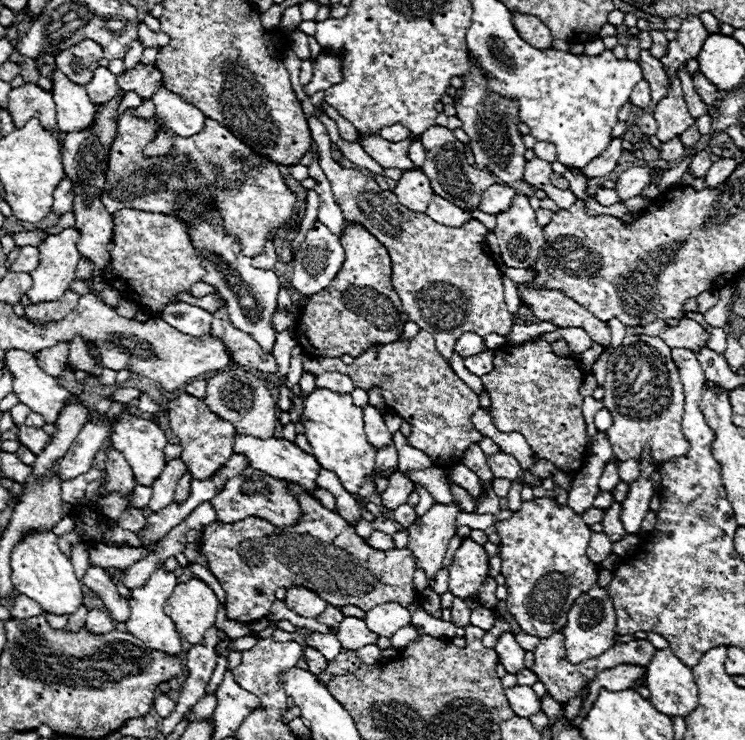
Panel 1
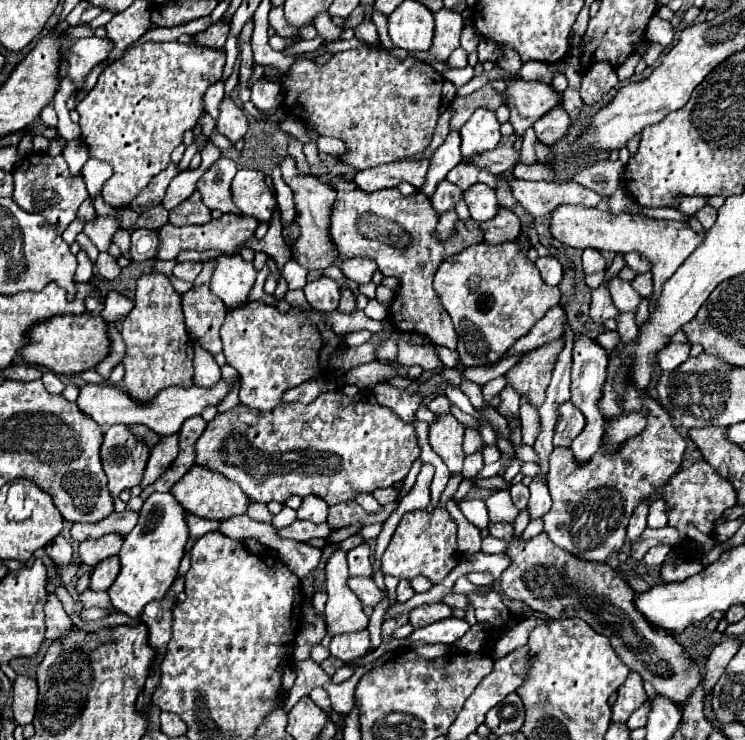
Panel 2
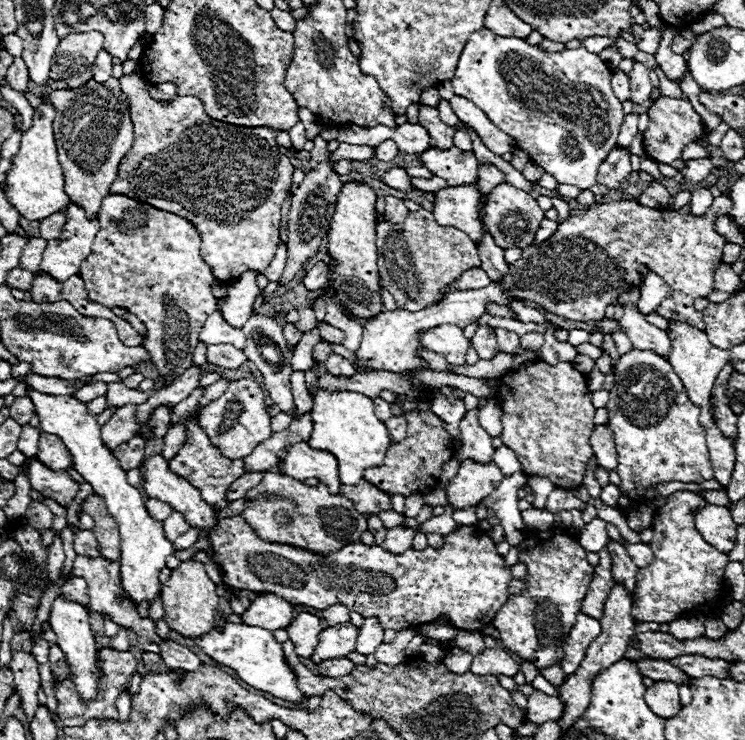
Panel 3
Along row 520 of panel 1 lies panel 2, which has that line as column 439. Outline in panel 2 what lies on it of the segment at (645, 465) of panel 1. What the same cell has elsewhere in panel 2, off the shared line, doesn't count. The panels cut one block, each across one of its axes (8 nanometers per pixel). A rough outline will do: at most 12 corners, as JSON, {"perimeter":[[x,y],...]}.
{"perimeter":[[446,618],[410,634],[410,642],[454,644],[468,622]]}

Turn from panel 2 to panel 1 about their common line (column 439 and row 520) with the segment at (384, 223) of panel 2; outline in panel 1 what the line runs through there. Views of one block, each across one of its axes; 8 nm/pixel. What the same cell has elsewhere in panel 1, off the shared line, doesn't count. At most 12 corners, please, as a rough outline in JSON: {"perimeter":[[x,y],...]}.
{"perimeter":[[298,482],[302,522],[216,520],[198,550],[228,620],[276,590],[364,612],[408,606],[416,558],[374,550]]}

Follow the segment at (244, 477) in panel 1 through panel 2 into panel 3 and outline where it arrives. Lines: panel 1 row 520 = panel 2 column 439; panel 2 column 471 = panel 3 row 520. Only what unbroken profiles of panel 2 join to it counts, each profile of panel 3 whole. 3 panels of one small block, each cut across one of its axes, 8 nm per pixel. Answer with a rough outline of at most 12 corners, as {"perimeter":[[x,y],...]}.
{"perimeter":[[278,470],[248,490],[256,534],[328,554],[368,518]]}

